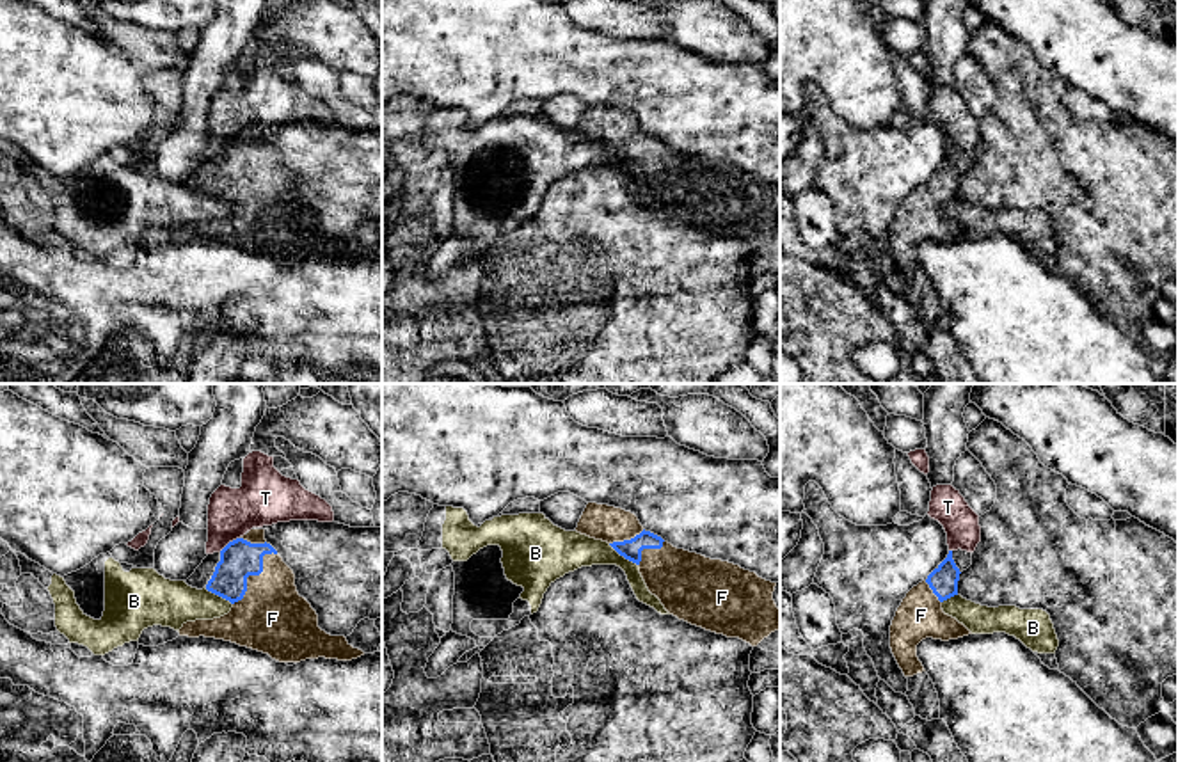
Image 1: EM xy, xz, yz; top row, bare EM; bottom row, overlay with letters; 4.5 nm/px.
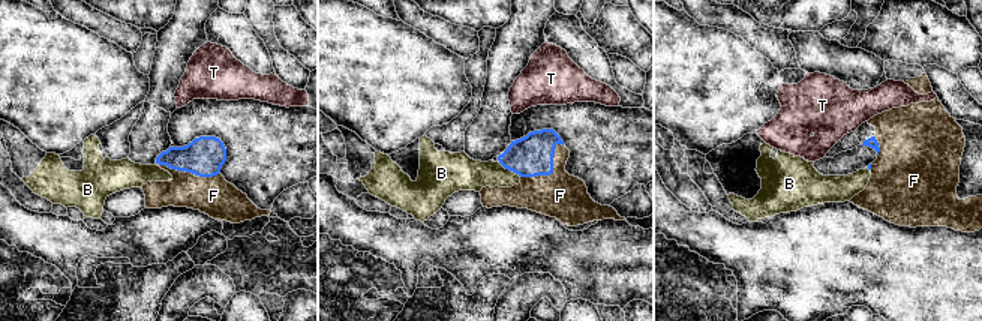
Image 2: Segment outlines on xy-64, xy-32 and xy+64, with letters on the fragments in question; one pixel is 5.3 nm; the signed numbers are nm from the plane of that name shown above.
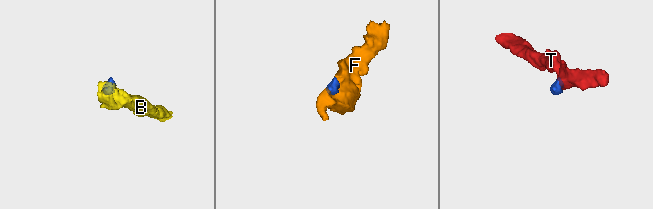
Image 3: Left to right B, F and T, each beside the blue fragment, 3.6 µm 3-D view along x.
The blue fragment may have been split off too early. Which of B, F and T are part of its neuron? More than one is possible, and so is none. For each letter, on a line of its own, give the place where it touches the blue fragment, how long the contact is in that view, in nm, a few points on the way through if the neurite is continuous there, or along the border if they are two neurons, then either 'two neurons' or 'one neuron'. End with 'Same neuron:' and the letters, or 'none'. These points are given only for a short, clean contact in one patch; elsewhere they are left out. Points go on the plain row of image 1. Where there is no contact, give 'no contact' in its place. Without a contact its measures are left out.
B: meets blue in xz at (622, 157); contact 170 nm long; border along xz (608, 146), (636, 167); two neurons
F: meets blue in xy at (253, 176); contact 300 nm long; one neuron
T: meets blue in xy at (230, 144); contact 120 nm long; border along xy (238, 139), (219, 153); two neurons
Same neuron: F

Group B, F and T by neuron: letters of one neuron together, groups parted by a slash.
B / F / T

